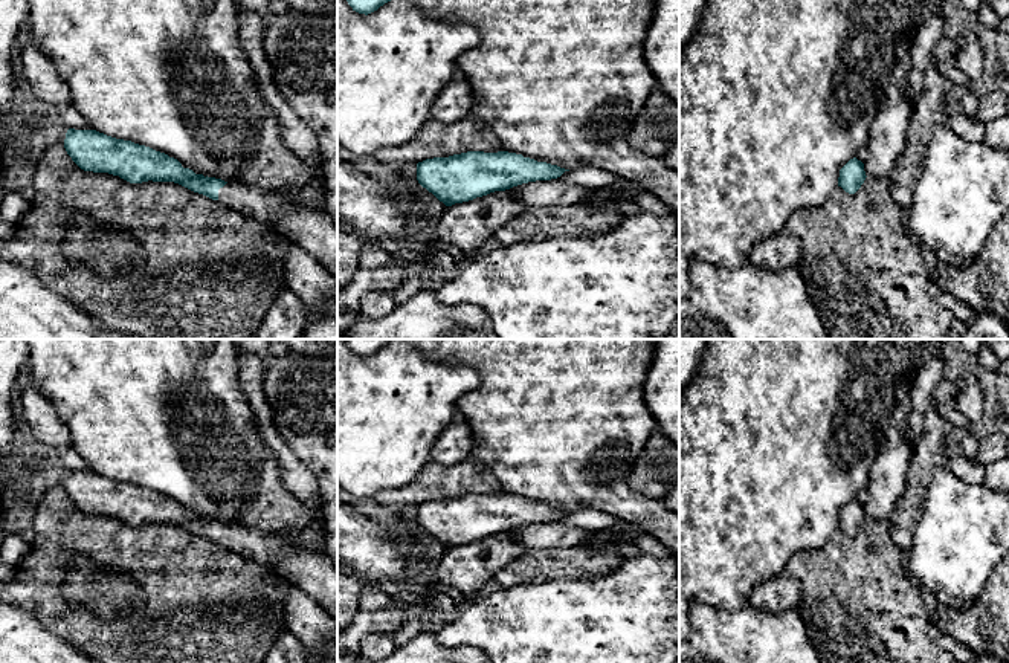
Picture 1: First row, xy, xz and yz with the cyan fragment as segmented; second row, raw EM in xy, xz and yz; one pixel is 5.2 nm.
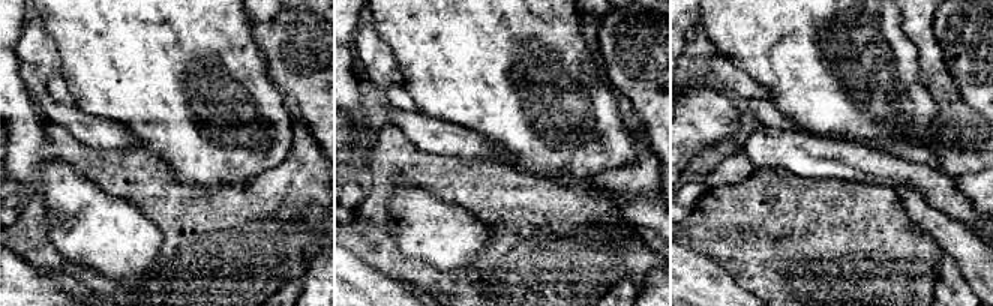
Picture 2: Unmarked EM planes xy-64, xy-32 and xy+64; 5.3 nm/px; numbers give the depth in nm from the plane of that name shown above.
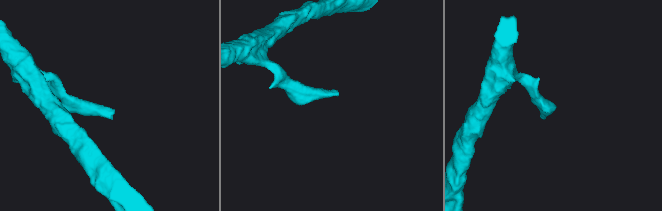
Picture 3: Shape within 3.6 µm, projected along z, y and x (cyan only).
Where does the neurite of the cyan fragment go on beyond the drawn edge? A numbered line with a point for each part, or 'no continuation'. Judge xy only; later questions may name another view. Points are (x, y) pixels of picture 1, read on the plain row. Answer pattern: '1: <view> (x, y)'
1: xy (315, 573)

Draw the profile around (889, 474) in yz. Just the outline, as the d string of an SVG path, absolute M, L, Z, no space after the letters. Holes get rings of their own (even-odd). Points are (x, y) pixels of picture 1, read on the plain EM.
M901 379L895 386L895 412L867 478L869 500L864 513L870 519L887 518L898 506L907 486L910 466L916 458L908 434L910 388L910 379Z

